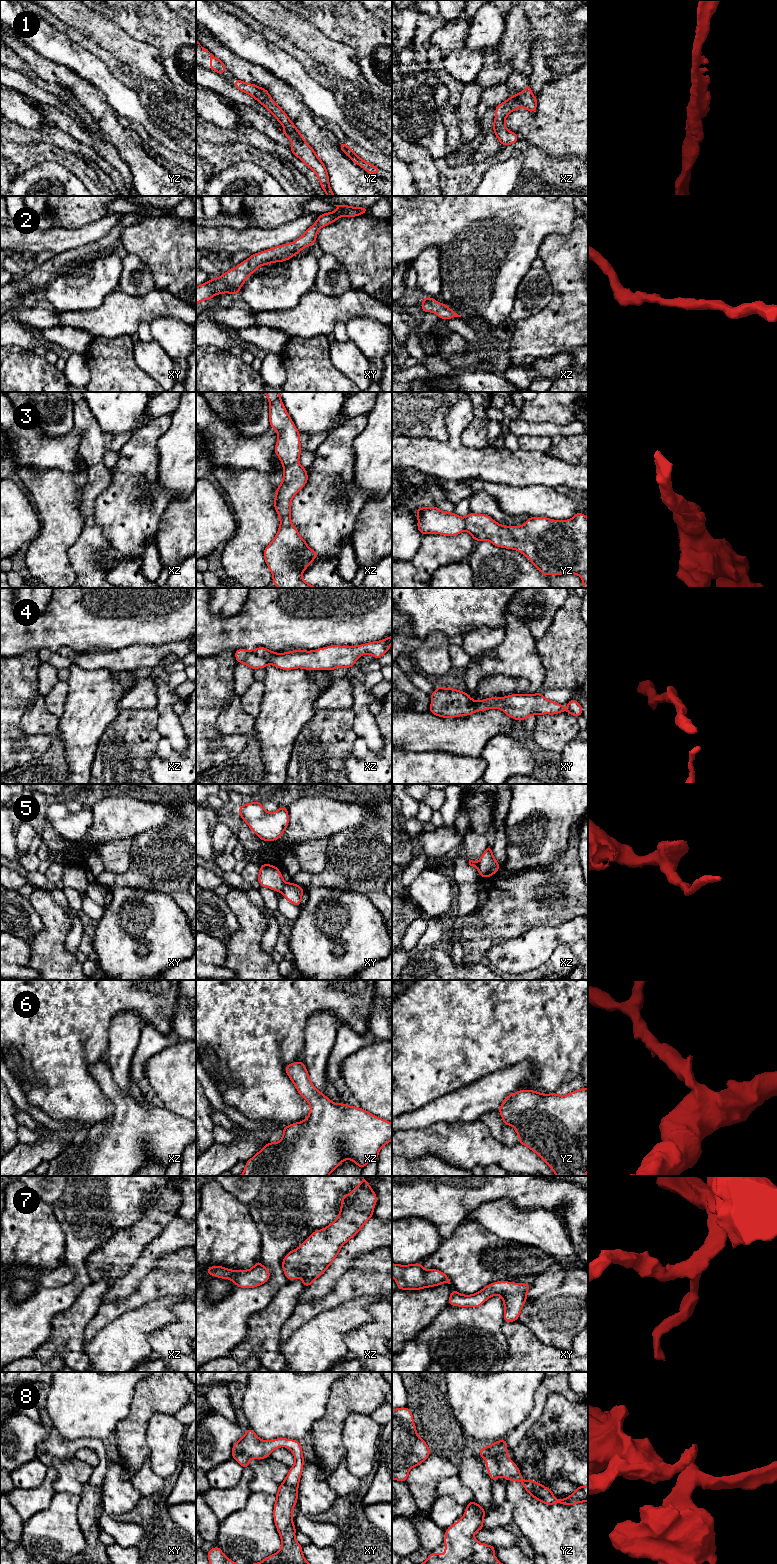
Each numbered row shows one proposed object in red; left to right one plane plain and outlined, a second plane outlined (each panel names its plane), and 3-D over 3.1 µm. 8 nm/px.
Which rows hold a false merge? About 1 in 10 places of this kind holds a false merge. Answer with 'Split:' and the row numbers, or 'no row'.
Split: 1, 5

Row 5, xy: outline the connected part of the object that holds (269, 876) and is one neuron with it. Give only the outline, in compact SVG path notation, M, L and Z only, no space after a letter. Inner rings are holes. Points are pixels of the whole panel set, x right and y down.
M271 864L260 865L258 882L262 887L267 887L277 892L281 892L285 884L280 870Z

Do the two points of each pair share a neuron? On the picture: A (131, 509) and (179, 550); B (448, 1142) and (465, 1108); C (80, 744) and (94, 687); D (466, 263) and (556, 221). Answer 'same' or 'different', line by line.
A: different
B: different
C: same
D: same

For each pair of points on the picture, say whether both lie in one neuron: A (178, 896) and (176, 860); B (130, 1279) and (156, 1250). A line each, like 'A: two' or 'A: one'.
A: one
B: one

